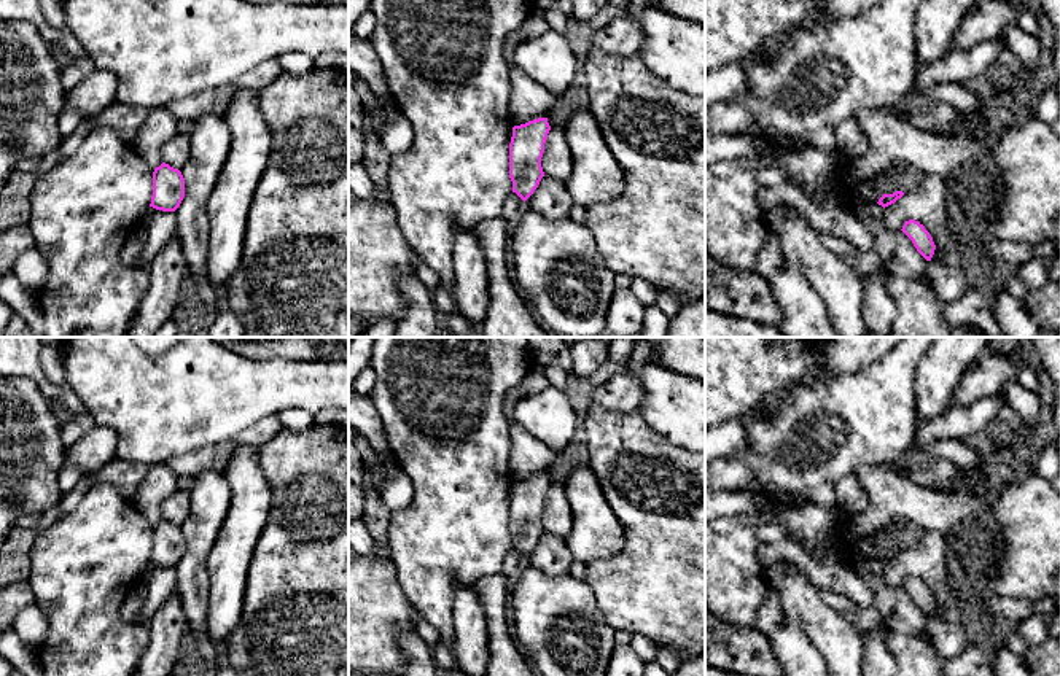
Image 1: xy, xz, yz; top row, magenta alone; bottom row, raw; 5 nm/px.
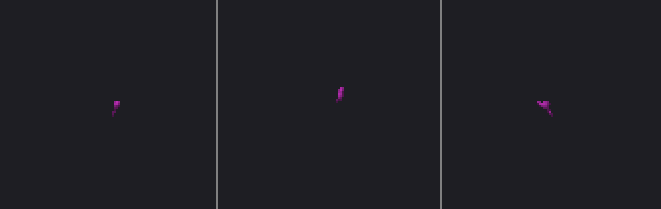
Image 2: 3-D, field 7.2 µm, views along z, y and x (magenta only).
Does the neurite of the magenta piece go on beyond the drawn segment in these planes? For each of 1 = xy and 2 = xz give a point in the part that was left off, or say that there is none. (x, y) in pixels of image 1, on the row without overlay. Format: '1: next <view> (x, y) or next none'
1: next none
2: next none

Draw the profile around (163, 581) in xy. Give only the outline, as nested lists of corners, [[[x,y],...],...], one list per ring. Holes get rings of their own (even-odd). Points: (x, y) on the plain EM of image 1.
[[[150,563],[148,595],[137,616],[137,625],[151,617],[162,603],[177,590],[175,568],[162,568]]]

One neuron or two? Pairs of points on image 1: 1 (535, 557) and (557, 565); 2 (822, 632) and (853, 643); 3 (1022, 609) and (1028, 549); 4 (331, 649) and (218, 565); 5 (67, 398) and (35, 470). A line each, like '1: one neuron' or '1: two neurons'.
1: one neuron
2: one neuron
3: two neurons
4: two neurons
5: two neurons

